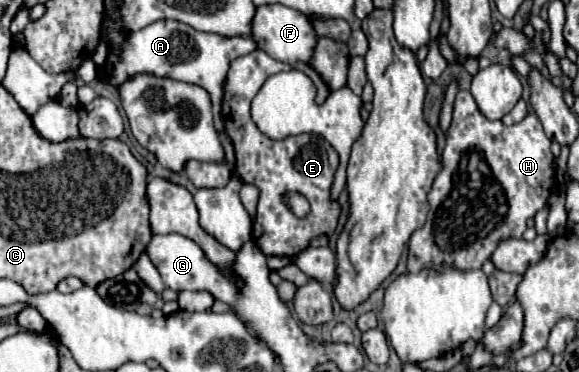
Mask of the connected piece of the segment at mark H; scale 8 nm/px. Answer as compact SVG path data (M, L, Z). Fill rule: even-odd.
M458 91L454 119L446 133L446 147L442 151L442 169L428 191L428 219L424 227L414 231L410 237L406 269L418 273L422 267L448 265L448 261L456 269L480 269L502 239L520 239L526 231L526 221L534 217L538 209L546 207L554 187L554 155L550 143L552 141L546 137L536 113L528 113L524 121L508 127L502 121L488 121L482 117L470 91Z

